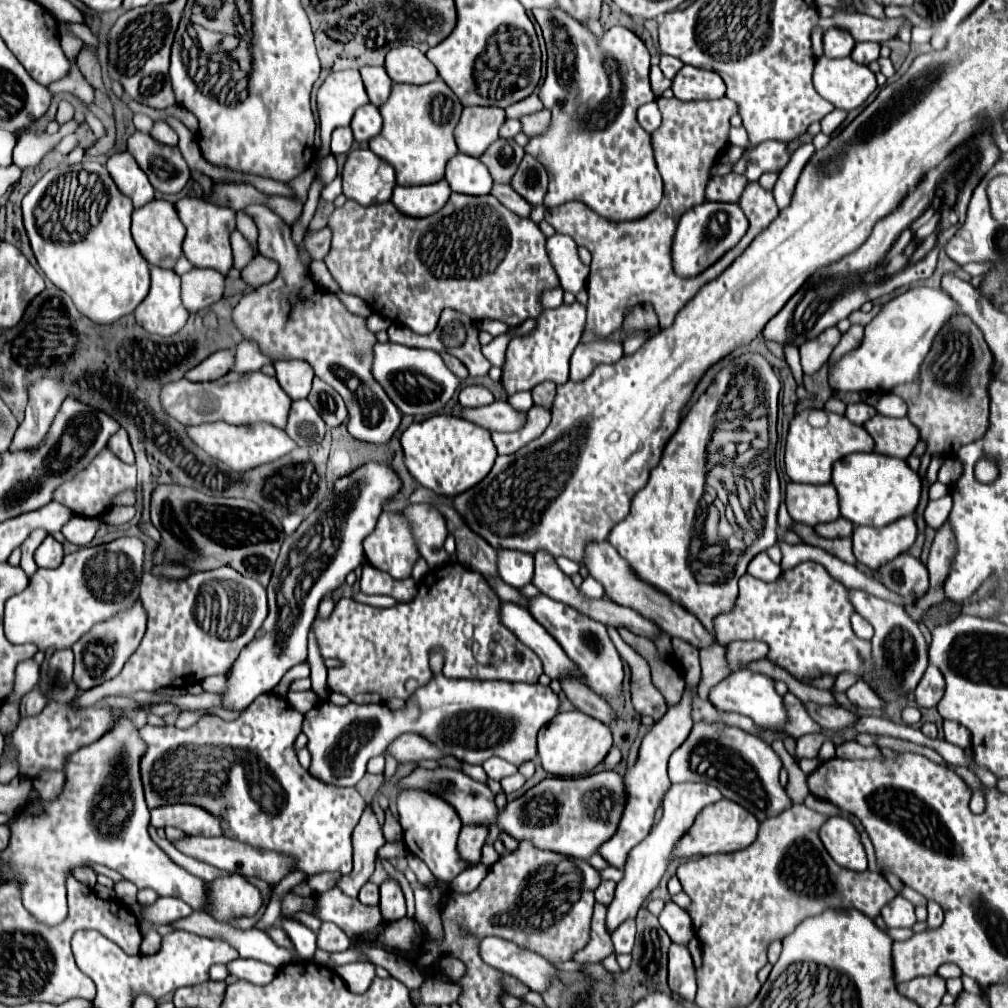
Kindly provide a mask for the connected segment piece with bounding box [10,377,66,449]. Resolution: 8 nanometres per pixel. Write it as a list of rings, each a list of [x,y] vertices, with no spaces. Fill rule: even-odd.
[[[42,377],[30,385],[30,401],[26,407],[26,417],[18,425],[10,449],[32,449],[48,433],[62,401],[66,399],[66,391],[58,379]]]

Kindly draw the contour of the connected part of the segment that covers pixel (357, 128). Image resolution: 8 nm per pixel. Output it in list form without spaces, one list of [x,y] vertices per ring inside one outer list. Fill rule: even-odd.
[[[368,103],[368,105],[362,105],[360,109],[356,109],[350,127],[352,127],[354,139],[358,143],[366,143],[372,137],[376,137],[380,133],[380,129],[382,129],[382,117],[380,117],[378,107]]]

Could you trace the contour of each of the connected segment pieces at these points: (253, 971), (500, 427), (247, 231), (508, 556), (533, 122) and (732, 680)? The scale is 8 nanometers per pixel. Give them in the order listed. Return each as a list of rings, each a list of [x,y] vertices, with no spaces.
[[[236,959],[228,963],[228,969],[230,969],[230,975],[238,979],[246,979],[256,985],[266,985],[276,977],[276,967],[256,959]]]
[[[494,401],[492,405],[486,407],[476,407],[476,409],[464,409],[462,419],[468,419],[488,431],[498,431],[498,433],[508,433],[516,431],[524,425],[526,413],[514,411],[508,403]]]
[[[238,211],[236,213],[236,229],[246,237],[246,241],[252,245],[252,249],[258,253],[258,227],[256,227],[254,219],[248,217],[246,213]]]
[[[496,549],[498,575],[512,587],[524,587],[532,581],[534,557],[528,553],[516,553],[514,549]]]
[[[542,109],[540,113],[532,113],[528,117],[520,117],[520,123],[522,123],[522,133],[526,133],[528,137],[540,135],[540,133],[544,133],[548,129],[550,111]]]
[[[746,669],[732,673],[730,677],[726,677],[724,681],[720,681],[718,685],[714,685],[708,691],[708,701],[718,711],[734,711],[734,713],[746,715],[754,723],[768,727],[768,729],[776,729],[778,725],[782,725],[786,721],[786,709],[784,709],[782,697],[774,689],[774,679],[768,675],[762,675],[762,673],[752,673]]]

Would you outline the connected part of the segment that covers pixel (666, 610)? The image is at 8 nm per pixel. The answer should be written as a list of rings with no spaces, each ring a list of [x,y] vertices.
[[[592,541],[592,545],[588,545],[588,553],[584,553],[582,565],[588,569],[588,573],[596,581],[600,581],[600,585],[604,587],[610,601],[636,609],[638,613],[644,613],[644,617],[648,617],[650,621],[656,621],[656,625],[660,625],[660,629],[664,629],[664,633],[668,631],[670,637],[680,637],[696,649],[708,647],[714,641],[714,635],[708,633],[692,613],[688,613],[684,607],[674,603],[666,593],[654,589],[652,585],[648,585],[640,577],[636,577],[634,569],[628,565],[628,561],[624,561],[608,541],[600,541],[600,543]]]

